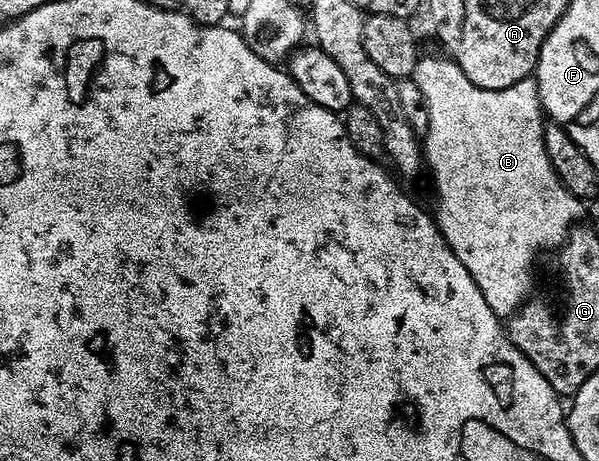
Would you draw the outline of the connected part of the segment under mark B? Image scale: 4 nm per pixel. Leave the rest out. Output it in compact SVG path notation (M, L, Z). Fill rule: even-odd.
M441 57L441 59L417 58L416 67L410 77L418 85L418 89L422 89L422 97L426 97L428 134L423 136L422 150L427 170L429 172L432 170L432 183L436 186L437 207L436 211L434 210L434 218L440 228L440 233L444 236L444 240L448 242L448 248L458 257L458 261L462 261L462 265L466 265L470 277L474 277L474 285L478 285L482 297L486 297L486 305L490 305L490 309L496 316L510 317L523 305L524 300L528 298L533 290L532 262L535 261L536 254L539 251L549 250L548 252L551 252L564 242L564 238L577 222L576 214L579 213L580 207L582 207L581 200L568 192L566 185L562 185L558 173L550 165L550 157L546 153L546 145L544 144L546 123L542 118L540 97L536 94L535 82L531 78L526 78L511 84L506 89L498 89L497 91L494 89L482 89L478 85L471 83L466 77L466 73L462 73L462 69L458 69L458 65L447 57Z

